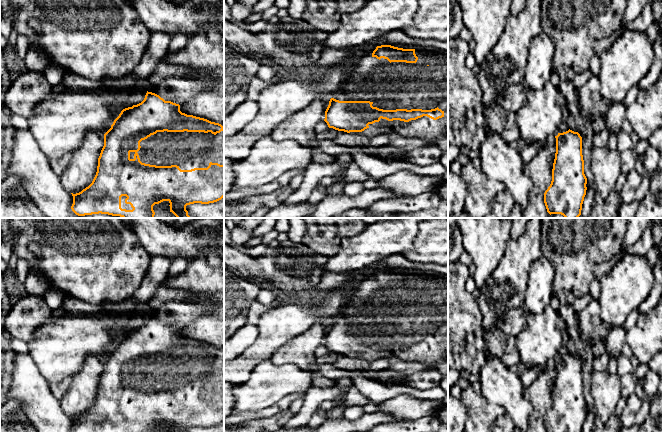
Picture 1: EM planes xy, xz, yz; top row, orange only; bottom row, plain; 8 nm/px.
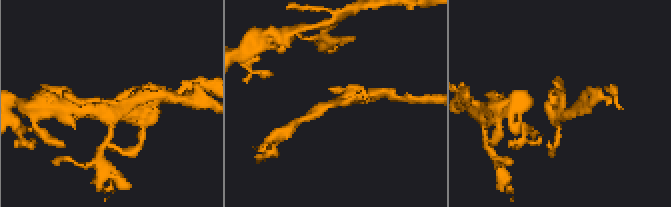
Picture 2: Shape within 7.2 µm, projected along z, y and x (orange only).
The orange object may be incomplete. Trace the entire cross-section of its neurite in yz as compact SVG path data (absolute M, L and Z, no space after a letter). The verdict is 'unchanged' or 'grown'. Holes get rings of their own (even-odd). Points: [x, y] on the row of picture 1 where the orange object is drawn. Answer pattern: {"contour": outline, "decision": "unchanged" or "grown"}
{"contour": "M569 129L566 132L558 133L555 138L556 153L552 169L552 181L544 193L544 203L550 215L561 214L565 218L578 218L581 215L587 190L587 178L584 174L582 155L582 137L578 132Z", "decision": "unchanged"}

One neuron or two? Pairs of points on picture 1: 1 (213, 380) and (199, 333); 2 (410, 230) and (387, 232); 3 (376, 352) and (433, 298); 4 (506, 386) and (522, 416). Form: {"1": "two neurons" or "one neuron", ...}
{"1": "two neurons", "2": "one neuron", "3": "one neuron", "4": "one neuron"}

